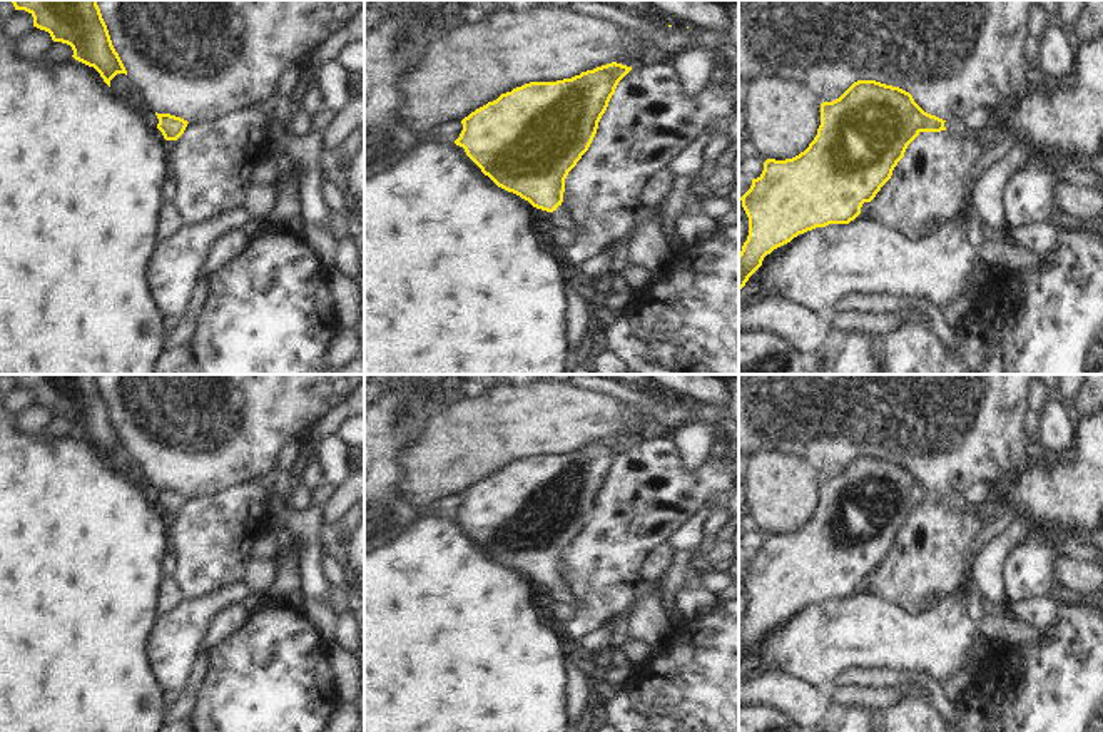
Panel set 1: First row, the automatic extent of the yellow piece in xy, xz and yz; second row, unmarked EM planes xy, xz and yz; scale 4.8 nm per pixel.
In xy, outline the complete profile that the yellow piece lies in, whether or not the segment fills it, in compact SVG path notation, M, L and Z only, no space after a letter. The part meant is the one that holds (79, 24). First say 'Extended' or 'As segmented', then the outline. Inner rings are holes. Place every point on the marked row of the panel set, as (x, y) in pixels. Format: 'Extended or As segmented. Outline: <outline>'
As segmented. Outline: M12 0L15 10L33 17L33 27L50 33L53 42L72 47L74 58L94 67L104 82L127 70L115 52L97 0Z

